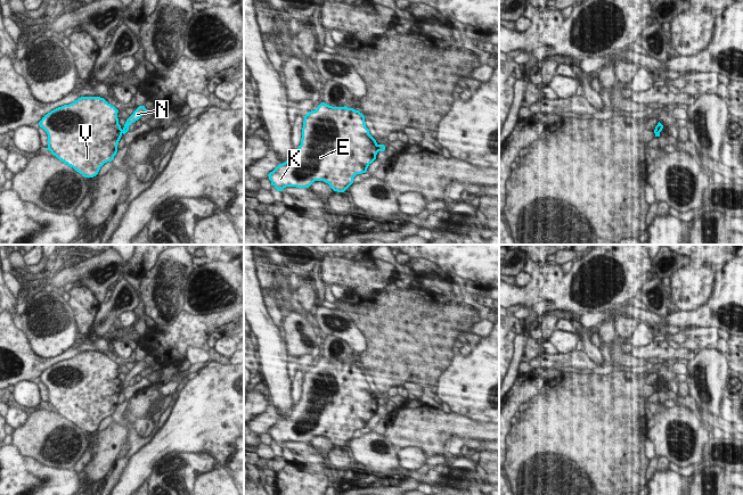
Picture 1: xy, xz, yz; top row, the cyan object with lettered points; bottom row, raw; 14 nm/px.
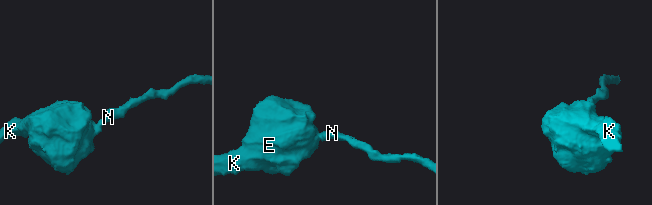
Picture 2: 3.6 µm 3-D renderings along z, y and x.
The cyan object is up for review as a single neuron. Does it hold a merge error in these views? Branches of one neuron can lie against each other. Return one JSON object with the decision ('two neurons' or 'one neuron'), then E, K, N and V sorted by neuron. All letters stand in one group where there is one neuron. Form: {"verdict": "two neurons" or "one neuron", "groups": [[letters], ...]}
{"verdict": "two neurons", "groups": [["E", "K", "V"], ["N"]]}

